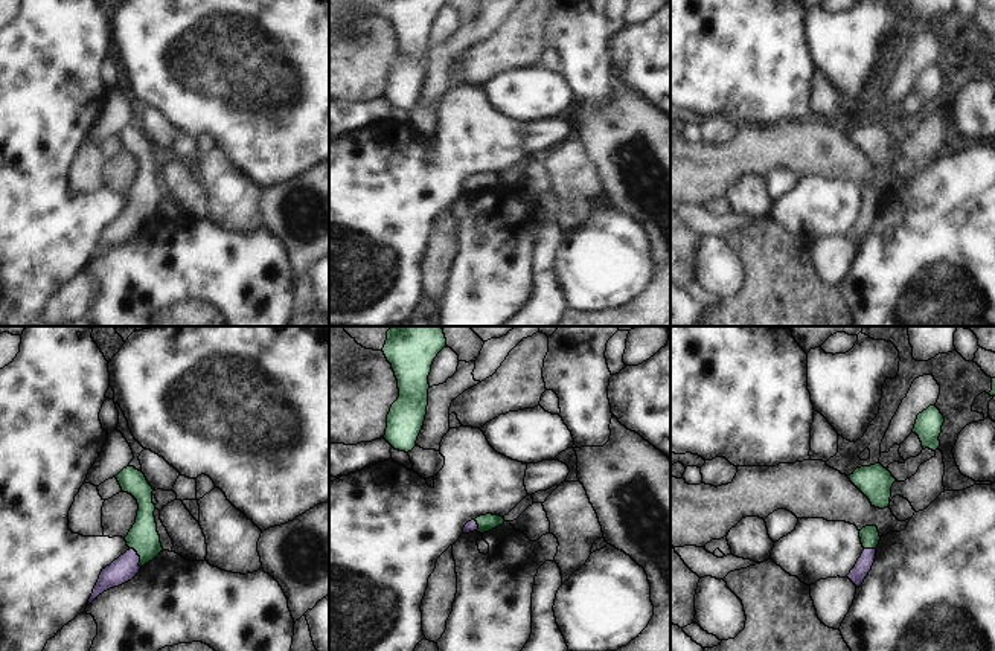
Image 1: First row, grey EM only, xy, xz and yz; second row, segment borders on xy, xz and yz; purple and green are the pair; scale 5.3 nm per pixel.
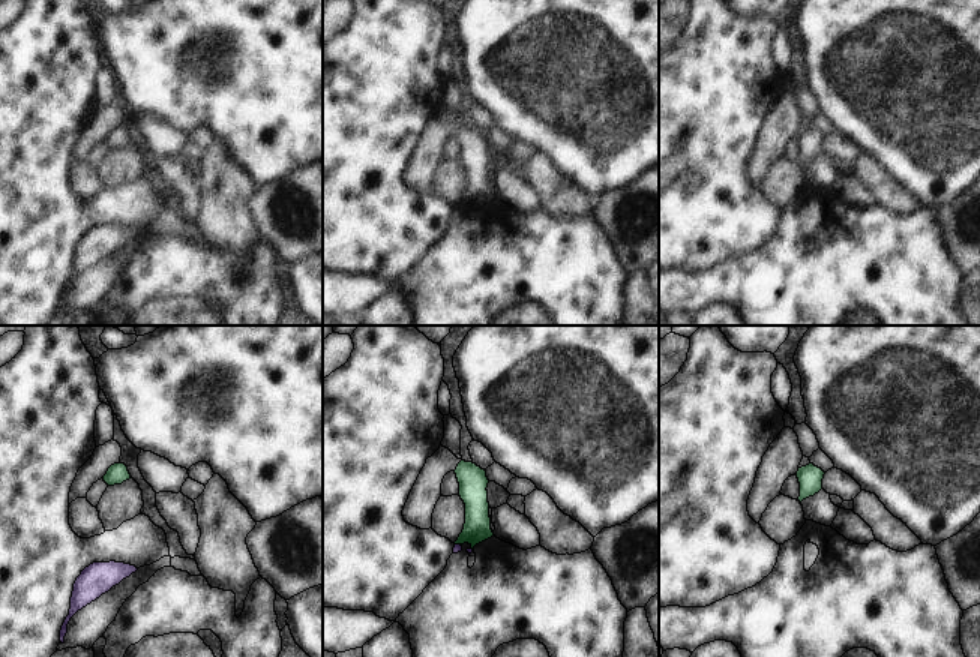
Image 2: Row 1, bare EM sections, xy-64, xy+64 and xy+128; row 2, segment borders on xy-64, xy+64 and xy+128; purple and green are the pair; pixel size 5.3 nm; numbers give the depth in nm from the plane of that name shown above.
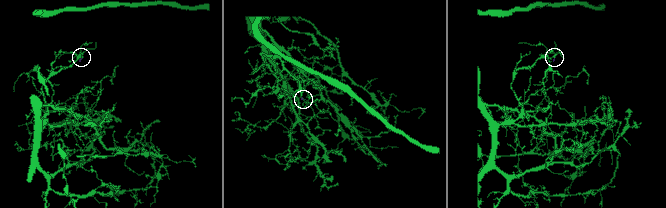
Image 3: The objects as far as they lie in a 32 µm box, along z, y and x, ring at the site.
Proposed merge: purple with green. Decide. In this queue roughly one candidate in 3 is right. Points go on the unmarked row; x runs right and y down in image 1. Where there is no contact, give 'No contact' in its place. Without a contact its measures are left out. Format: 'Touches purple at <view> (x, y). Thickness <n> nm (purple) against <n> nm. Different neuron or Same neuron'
Touches purple at xy (139, 215). Thickness 140 nm (purple) against 160 nm. Same neuron

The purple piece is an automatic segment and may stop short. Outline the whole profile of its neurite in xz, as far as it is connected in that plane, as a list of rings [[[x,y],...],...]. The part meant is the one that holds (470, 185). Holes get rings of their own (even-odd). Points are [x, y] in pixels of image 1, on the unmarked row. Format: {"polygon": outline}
{"polygon": [[[492,172],[480,174],[475,178],[471,178],[465,183],[463,192],[469,192],[474,189],[485,192],[501,184],[503,181],[504,181],[504,177],[500,174],[492,174]]]}

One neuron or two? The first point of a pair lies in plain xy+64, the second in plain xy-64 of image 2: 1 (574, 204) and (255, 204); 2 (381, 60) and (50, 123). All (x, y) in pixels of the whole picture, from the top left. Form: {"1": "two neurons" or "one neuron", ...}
{"1": "two neurons", "2": "one neuron"}

